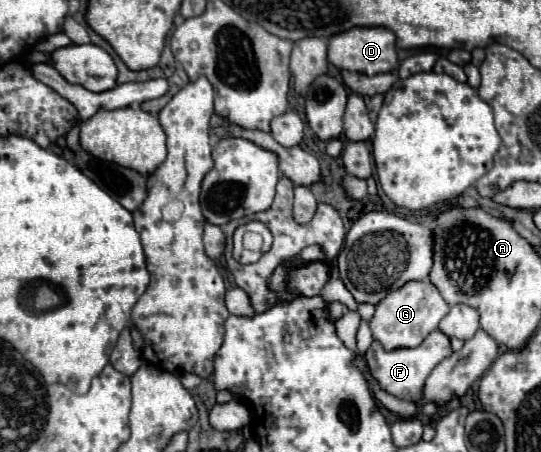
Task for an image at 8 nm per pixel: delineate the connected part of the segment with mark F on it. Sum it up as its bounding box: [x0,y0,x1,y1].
[370,330,452,402]

